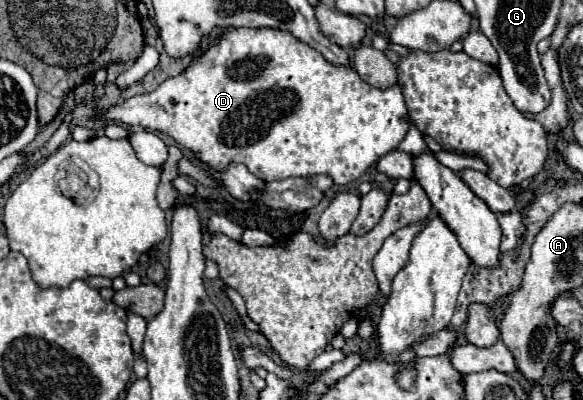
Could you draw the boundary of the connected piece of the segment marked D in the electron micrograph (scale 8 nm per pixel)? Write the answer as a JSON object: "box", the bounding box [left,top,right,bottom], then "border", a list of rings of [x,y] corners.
{"box":[103,28,411,186],"border":[[[229,28],[219,38],[217,44],[213,44],[211,48],[207,48],[181,74],[177,74],[173,78],[167,78],[151,94],[127,98],[121,104],[105,110],[103,112],[103,120],[119,120],[121,124],[127,124],[127,126],[139,124],[139,126],[143,126],[147,130],[153,130],[153,132],[165,132],[165,134],[169,134],[179,144],[181,150],[191,150],[191,154],[197,160],[203,160],[203,164],[207,164],[209,168],[227,168],[227,164],[239,162],[239,164],[245,164],[249,168],[249,172],[253,172],[263,182],[283,180],[283,178],[291,178],[291,176],[299,178],[299,176],[327,174],[339,186],[345,186],[345,184],[355,182],[357,178],[361,178],[371,164],[375,164],[387,152],[395,150],[399,146],[399,142],[405,138],[407,130],[411,128],[411,122],[407,118],[407,106],[405,106],[405,100],[403,100],[399,84],[393,86],[393,88],[387,88],[387,90],[373,88],[367,82],[363,82],[361,78],[357,78],[355,70],[329,64],[317,50],[313,50],[313,48],[305,46],[303,42],[295,40],[295,36],[291,36],[291,32],[283,32],[283,30],[275,30],[275,28]]]}

